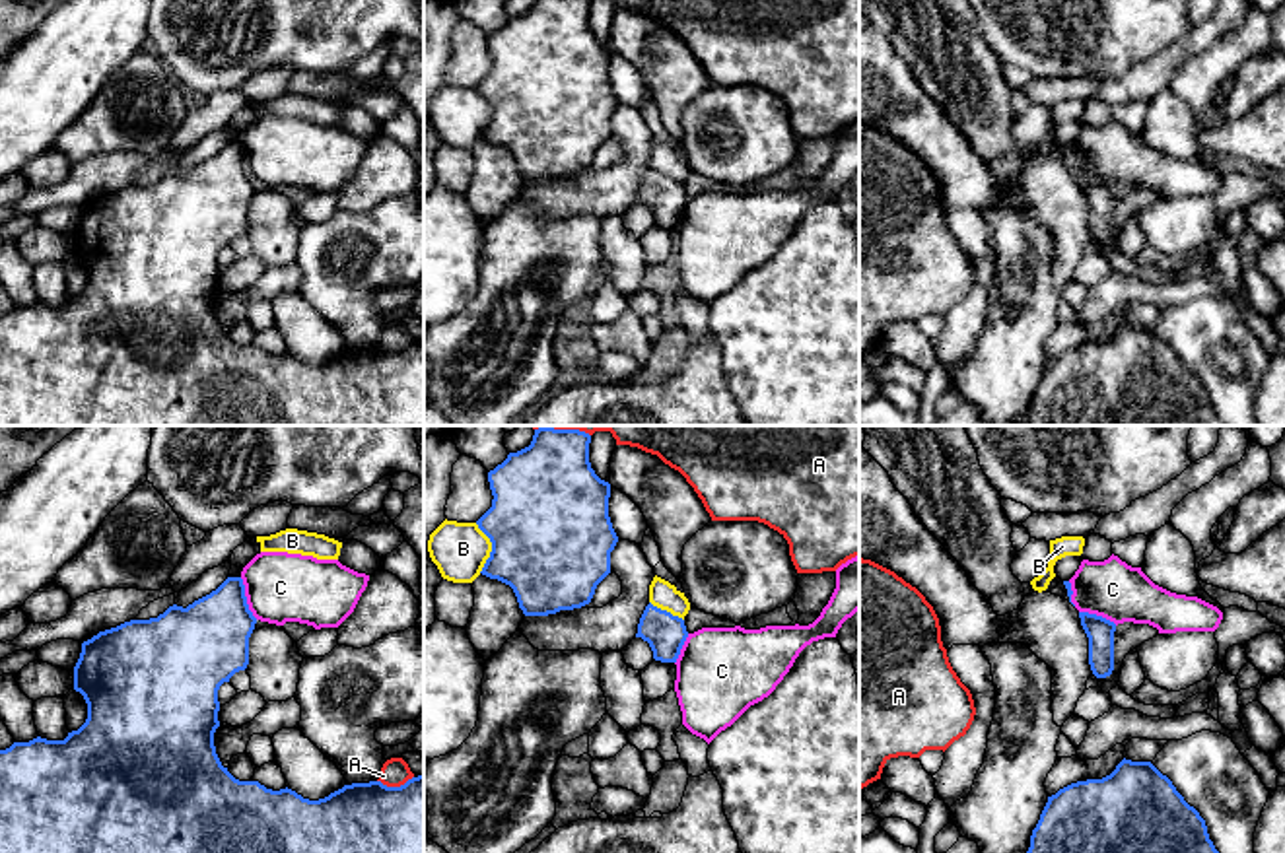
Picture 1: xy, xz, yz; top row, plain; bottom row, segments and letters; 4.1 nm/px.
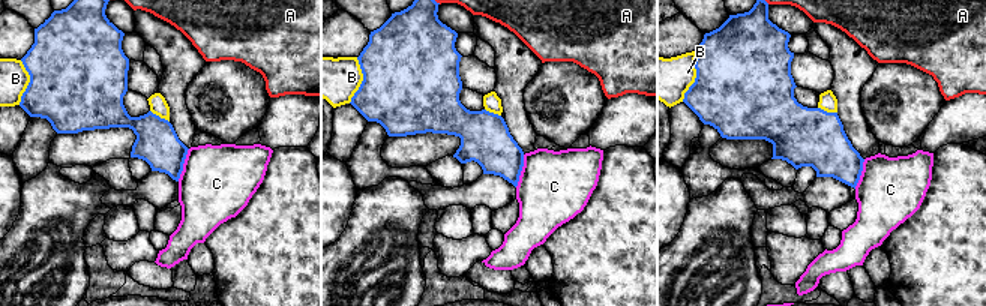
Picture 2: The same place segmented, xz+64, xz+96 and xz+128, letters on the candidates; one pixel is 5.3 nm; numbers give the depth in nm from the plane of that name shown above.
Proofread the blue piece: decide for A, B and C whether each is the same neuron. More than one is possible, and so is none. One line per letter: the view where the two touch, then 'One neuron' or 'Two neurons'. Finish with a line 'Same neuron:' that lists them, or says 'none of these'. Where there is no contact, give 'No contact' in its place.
A: Touches blue in xy. Two neurons
B: Touches blue in xz. Two neurons
C: Touches blue in xy. Two neurons
Same neuron: none of these

